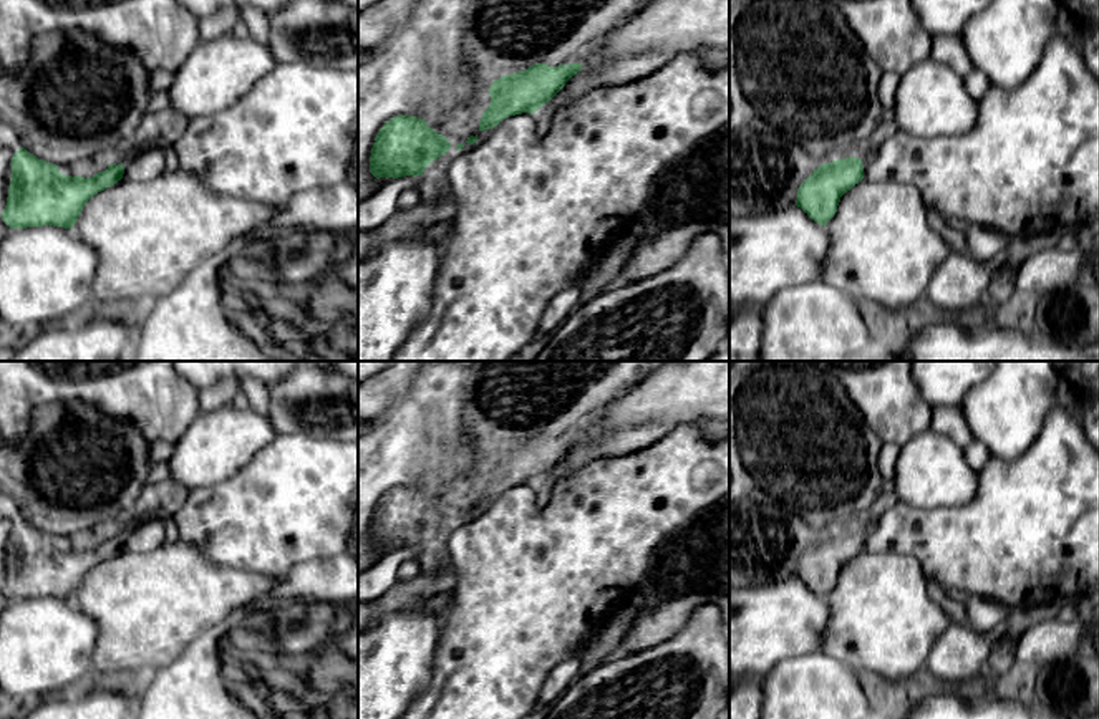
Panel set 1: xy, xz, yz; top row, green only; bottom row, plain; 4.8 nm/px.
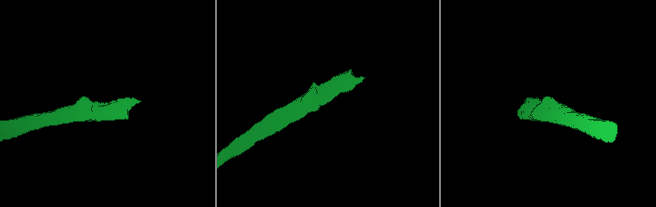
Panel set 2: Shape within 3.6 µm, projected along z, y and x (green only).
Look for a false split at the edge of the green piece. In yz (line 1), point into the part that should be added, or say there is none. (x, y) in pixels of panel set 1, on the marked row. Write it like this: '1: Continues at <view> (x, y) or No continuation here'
1: Continues at yz (766, 168)

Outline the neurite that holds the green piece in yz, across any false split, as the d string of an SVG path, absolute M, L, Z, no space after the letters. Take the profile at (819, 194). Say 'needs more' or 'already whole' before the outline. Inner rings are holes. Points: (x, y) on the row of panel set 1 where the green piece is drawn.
needs more | M729 128L729 215L801 207L827 225L840 197L864 179L859 157L819 164L781 131Z

